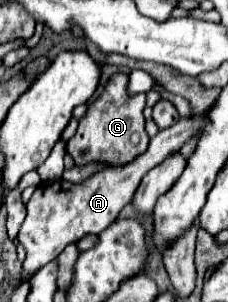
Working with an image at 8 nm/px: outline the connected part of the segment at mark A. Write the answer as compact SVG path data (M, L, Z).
M195 114L189 120L179 120L177 124L157 132L157 136L151 138L149 142L147 152L137 156L135 162L127 166L105 168L101 172L95 172L91 178L87 178L81 184L71 184L65 180L57 180L53 184L39 184L27 204L27 218L17 236L27 250L27 256L23 260L23 280L29 280L41 266L55 260L65 250L65 246L79 242L87 234L101 234L119 216L121 208L133 200L133 194L141 178L151 168L161 164L169 154L181 150L187 138L203 130L205 122L207 122L205 114L203 116Z

